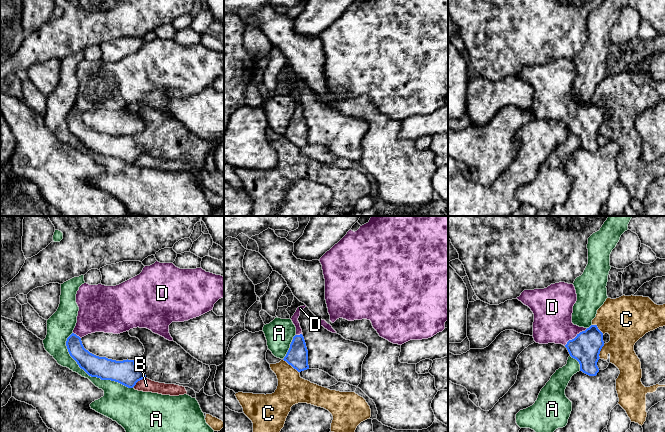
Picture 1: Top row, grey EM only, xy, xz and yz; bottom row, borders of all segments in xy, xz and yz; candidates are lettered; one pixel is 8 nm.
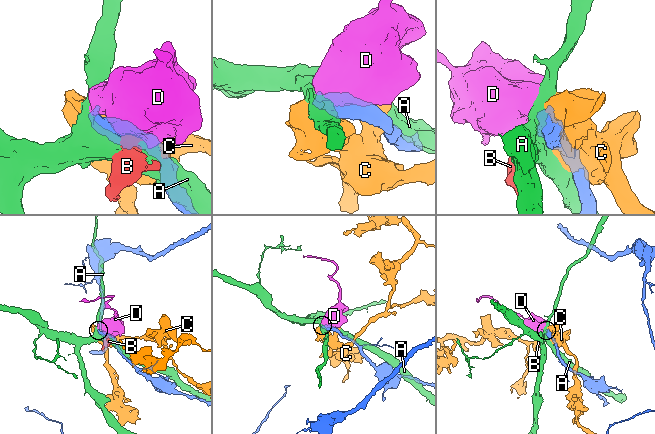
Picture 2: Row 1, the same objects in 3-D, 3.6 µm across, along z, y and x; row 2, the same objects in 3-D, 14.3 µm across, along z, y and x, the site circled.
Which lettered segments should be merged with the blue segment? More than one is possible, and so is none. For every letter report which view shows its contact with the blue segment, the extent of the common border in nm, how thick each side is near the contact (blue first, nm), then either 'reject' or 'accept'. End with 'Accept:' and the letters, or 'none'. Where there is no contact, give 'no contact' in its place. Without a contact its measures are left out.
A: meets blue in xy; contact 650 nm long; 180 nm thick on the blue side, 200 nm on the other; reject
B: meets blue in xy; contact 140 nm long; 200 nm thick on the blue side, 110 nm on the other; reject
C: meets blue in xz; contact 170 nm long; 180 nm thick on the blue side, 240 nm on the other; reject
D: meets blue in yz; contact 240 nm long; 240 nm thick on the blue side, 300 nm on the other; accept
Accept: D

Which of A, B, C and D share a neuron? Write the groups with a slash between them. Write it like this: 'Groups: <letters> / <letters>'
Groups: A / B C / D

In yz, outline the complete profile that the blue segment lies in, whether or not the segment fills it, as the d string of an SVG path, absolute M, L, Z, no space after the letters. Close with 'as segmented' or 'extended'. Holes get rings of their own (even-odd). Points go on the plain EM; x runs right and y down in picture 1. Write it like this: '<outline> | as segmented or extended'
M559 58L544 65L524 66L517 73L534 90L533 114L539 120L562 120L580 140L580 147L596 152L597 138L604 122L597 101L589 104L572 99L577 70L573 60Z | extended

